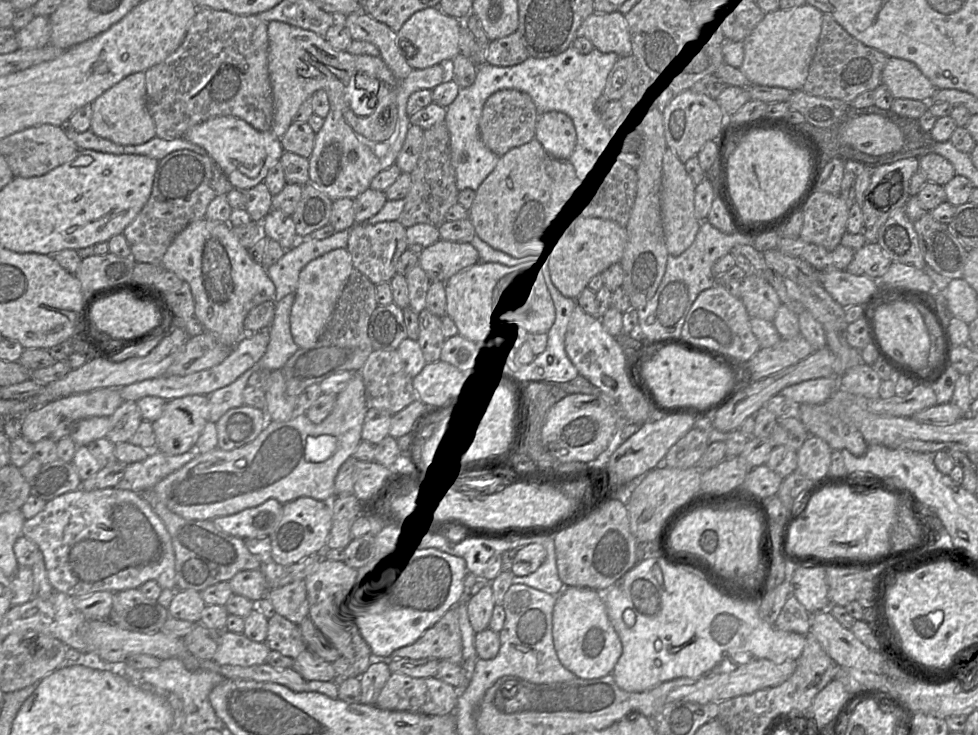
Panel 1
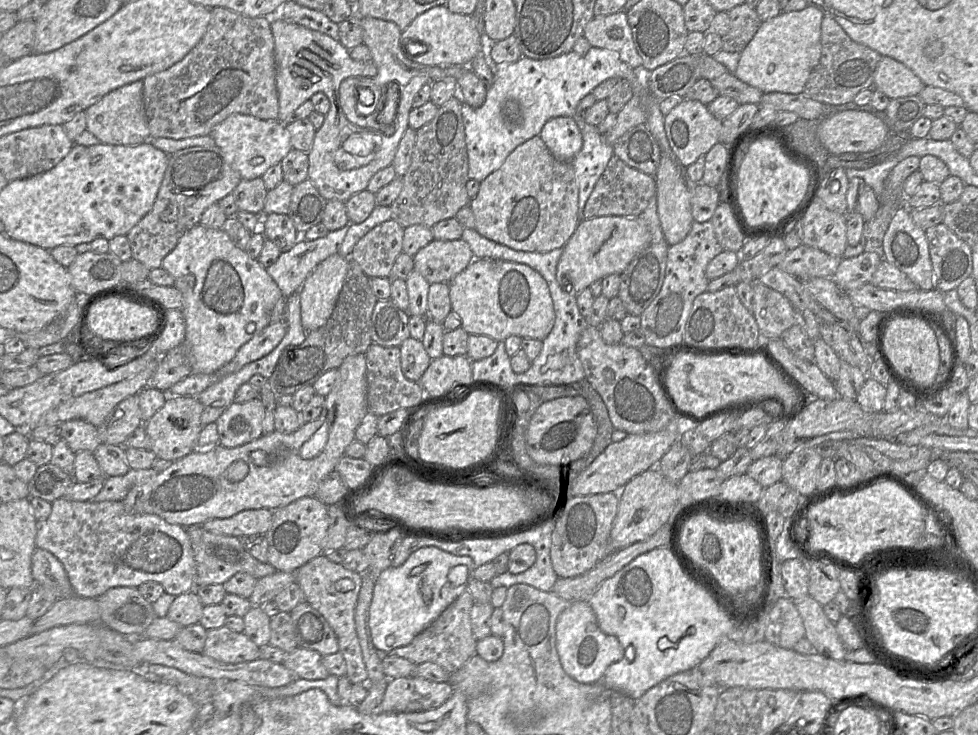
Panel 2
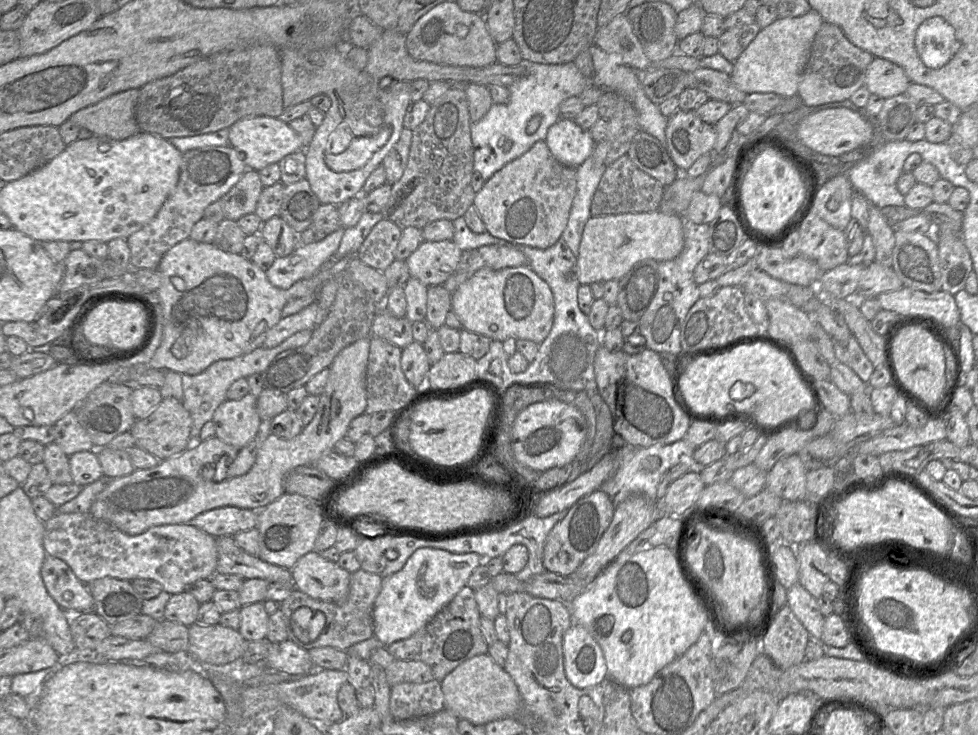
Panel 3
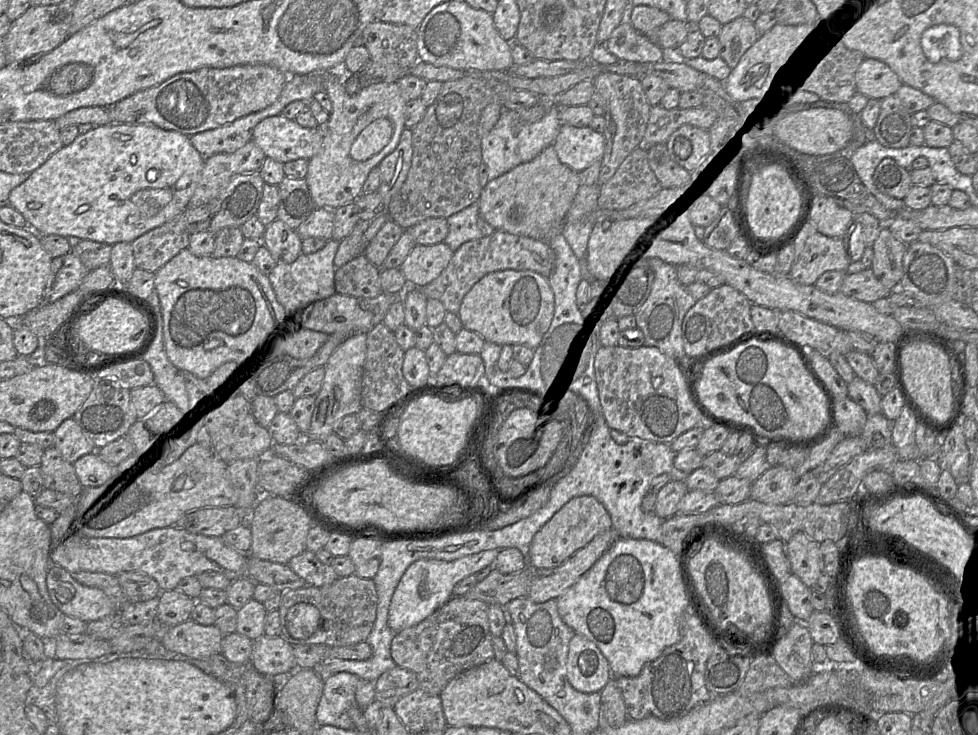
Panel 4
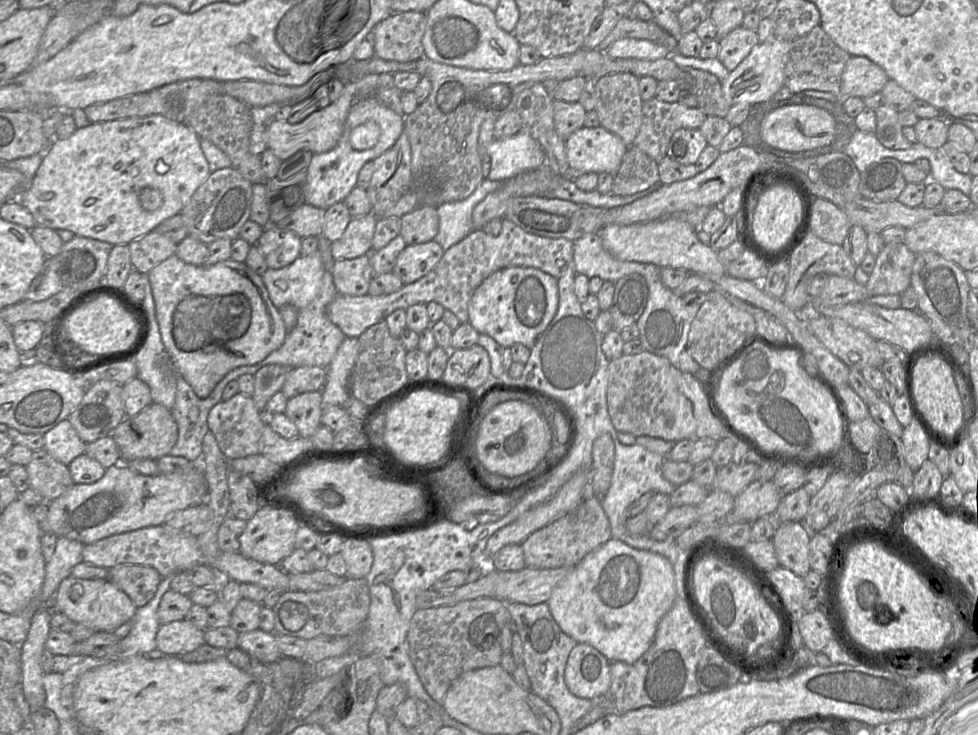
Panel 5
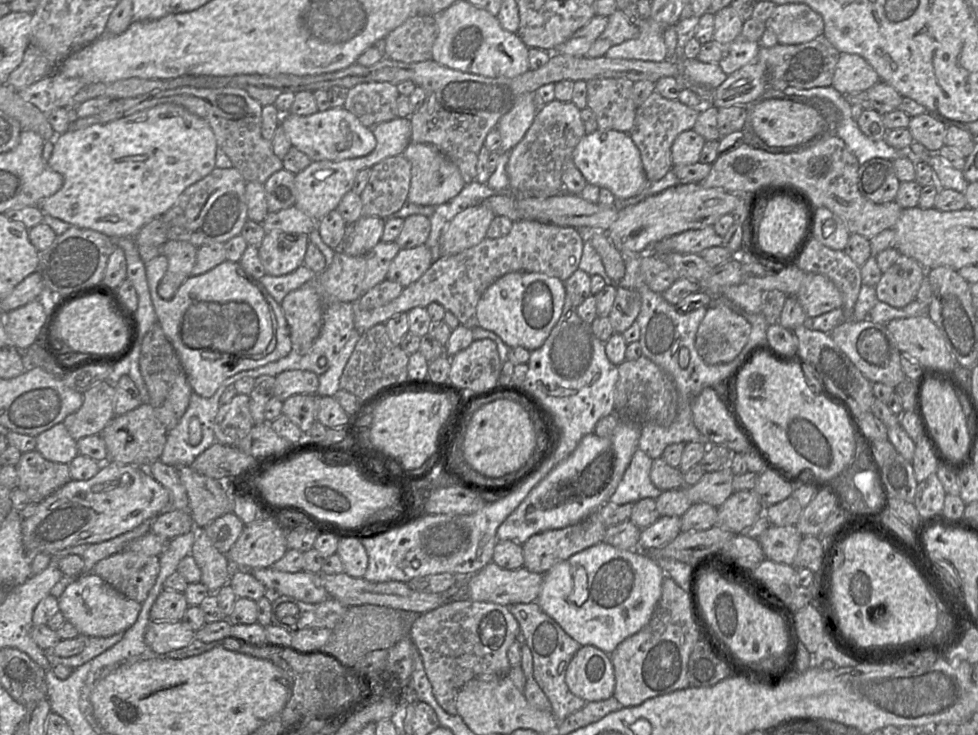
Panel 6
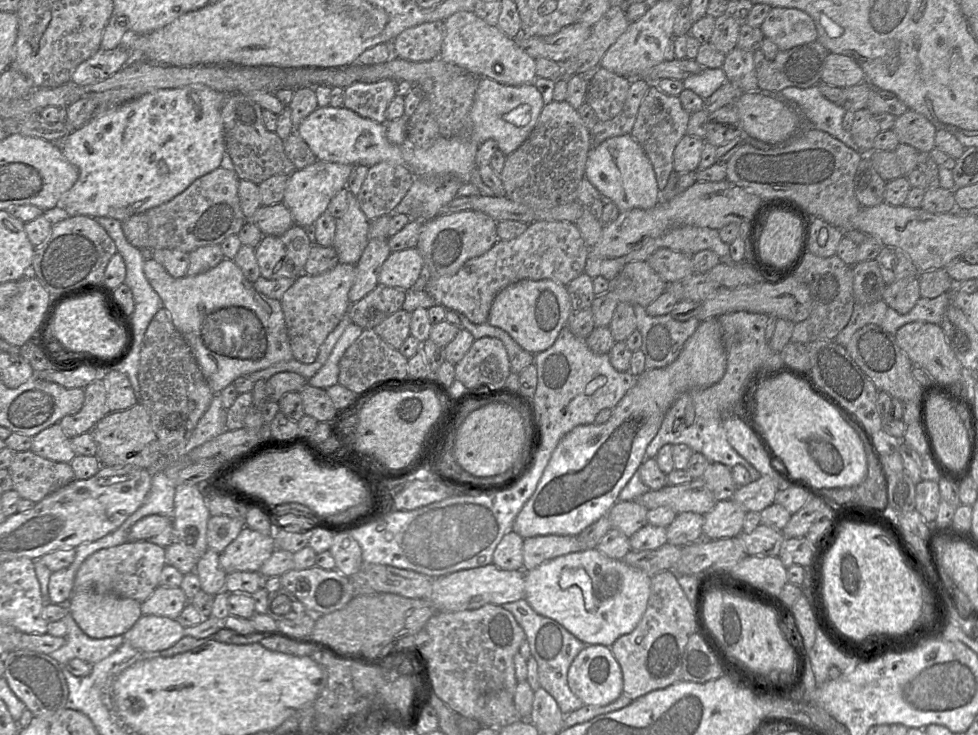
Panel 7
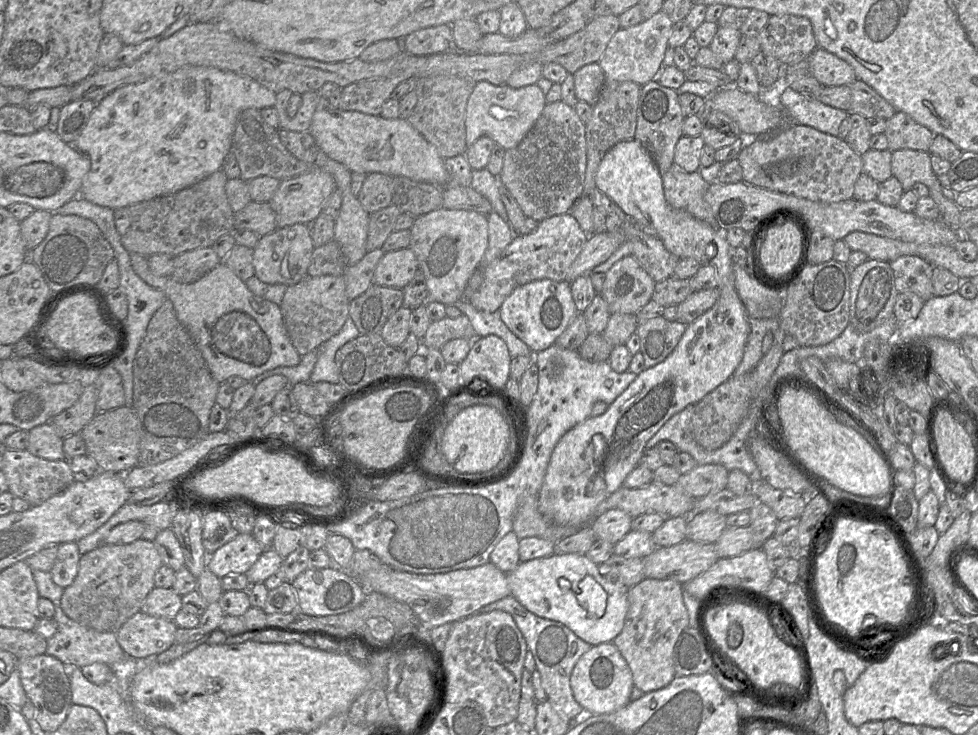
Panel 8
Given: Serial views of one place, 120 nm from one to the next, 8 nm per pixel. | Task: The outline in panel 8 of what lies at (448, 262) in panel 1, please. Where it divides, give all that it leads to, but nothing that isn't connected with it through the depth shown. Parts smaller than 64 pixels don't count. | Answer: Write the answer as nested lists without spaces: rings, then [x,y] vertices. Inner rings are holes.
[[[409,247],[385,252],[376,266],[373,283],[403,289],[413,279],[418,268],[416,256]]]

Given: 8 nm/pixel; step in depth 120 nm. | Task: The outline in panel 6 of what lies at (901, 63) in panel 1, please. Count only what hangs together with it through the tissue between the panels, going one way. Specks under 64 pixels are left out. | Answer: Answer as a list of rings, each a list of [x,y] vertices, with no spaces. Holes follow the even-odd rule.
[[[840,53],[831,86],[844,95],[867,91],[879,81],[878,73],[864,58],[857,54]]]

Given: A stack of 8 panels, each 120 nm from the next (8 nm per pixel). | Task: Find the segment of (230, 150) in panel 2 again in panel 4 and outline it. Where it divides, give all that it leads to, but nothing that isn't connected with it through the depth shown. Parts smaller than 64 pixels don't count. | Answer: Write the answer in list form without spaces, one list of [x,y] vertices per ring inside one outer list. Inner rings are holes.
[[[282,115],[270,116],[254,127],[251,140],[275,161],[309,160],[322,145],[323,127],[304,128]]]

